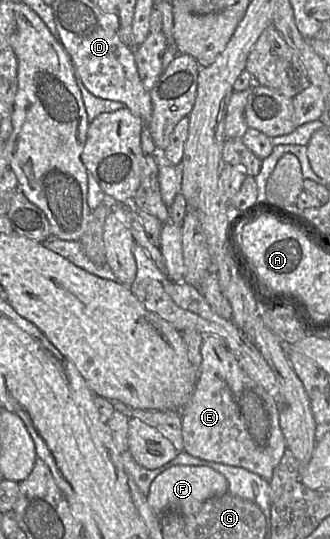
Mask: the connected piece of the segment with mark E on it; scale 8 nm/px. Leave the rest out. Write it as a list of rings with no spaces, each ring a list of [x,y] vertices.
[[[204,335],[201,357],[193,394],[181,410],[183,451],[203,460],[243,467],[269,481],[287,450],[286,439],[280,426],[277,401],[248,375],[220,337]]]

